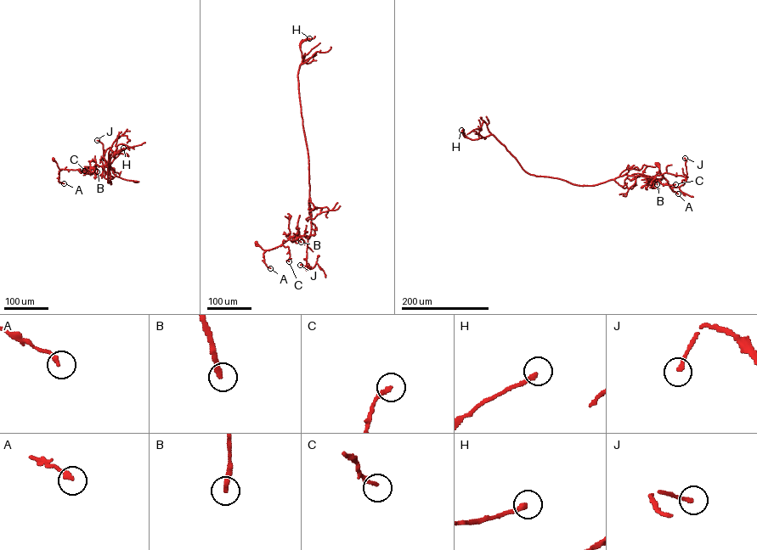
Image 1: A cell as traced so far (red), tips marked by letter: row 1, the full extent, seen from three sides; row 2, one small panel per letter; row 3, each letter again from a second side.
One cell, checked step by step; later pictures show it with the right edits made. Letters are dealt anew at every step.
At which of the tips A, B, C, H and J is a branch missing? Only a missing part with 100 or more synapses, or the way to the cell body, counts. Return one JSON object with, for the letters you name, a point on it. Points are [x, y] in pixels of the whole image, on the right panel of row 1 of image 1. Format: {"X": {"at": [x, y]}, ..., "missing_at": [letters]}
{"missing_at": []}

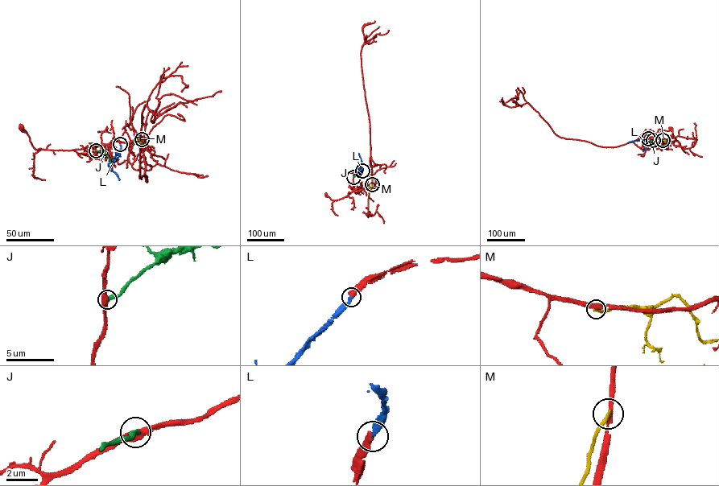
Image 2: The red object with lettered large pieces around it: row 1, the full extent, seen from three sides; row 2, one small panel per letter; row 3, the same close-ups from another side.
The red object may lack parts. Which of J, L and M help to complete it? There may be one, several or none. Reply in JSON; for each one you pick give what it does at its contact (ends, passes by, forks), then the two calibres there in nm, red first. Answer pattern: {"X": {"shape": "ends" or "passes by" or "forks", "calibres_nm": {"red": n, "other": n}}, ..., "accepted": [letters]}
{"L": {"shape": "ends", "calibres_nm": {"red": 240, "other": 190}}, "accepted": ["L"]}

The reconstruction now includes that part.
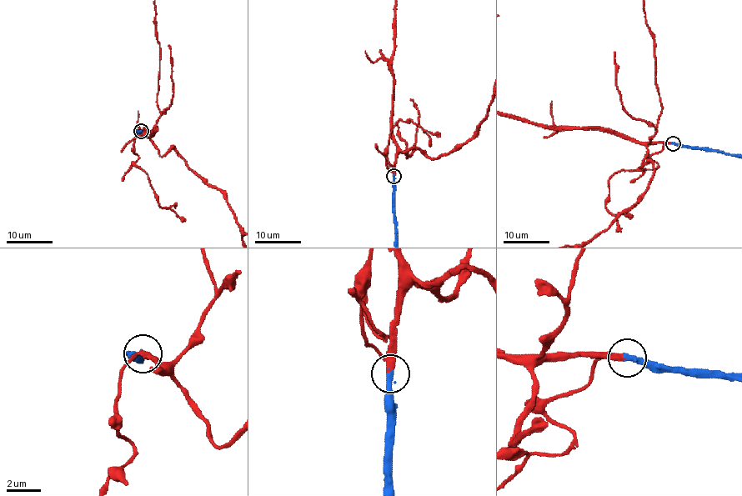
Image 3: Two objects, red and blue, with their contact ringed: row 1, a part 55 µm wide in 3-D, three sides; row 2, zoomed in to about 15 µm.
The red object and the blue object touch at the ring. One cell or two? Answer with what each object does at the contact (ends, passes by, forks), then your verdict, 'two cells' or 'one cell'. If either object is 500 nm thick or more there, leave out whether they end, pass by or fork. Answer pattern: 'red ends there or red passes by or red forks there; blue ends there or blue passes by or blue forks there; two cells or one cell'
red ends there; blue ends there; one cell

